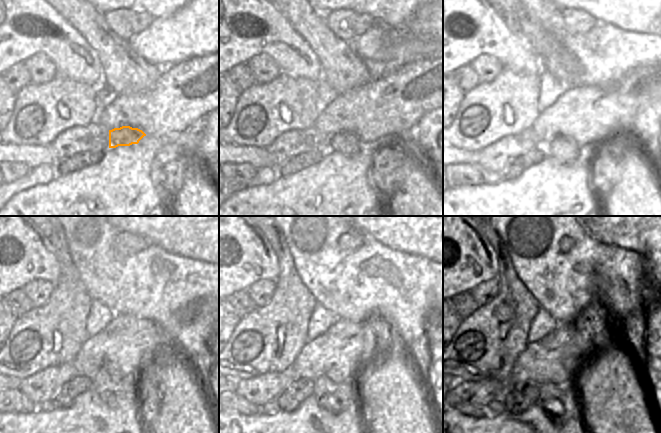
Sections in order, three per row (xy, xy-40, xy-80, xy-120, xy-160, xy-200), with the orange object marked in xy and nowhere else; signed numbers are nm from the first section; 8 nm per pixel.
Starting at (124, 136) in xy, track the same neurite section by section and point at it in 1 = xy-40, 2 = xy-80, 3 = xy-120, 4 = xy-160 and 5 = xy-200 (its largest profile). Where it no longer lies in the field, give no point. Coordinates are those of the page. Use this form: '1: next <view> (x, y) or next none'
1: next xy-40 (347, 143)
2: next xy-80 (565, 149)
3: next xy-120 (108, 379)
4: next xy-160 (344, 392)
5: next xy-200 (565, 393)

